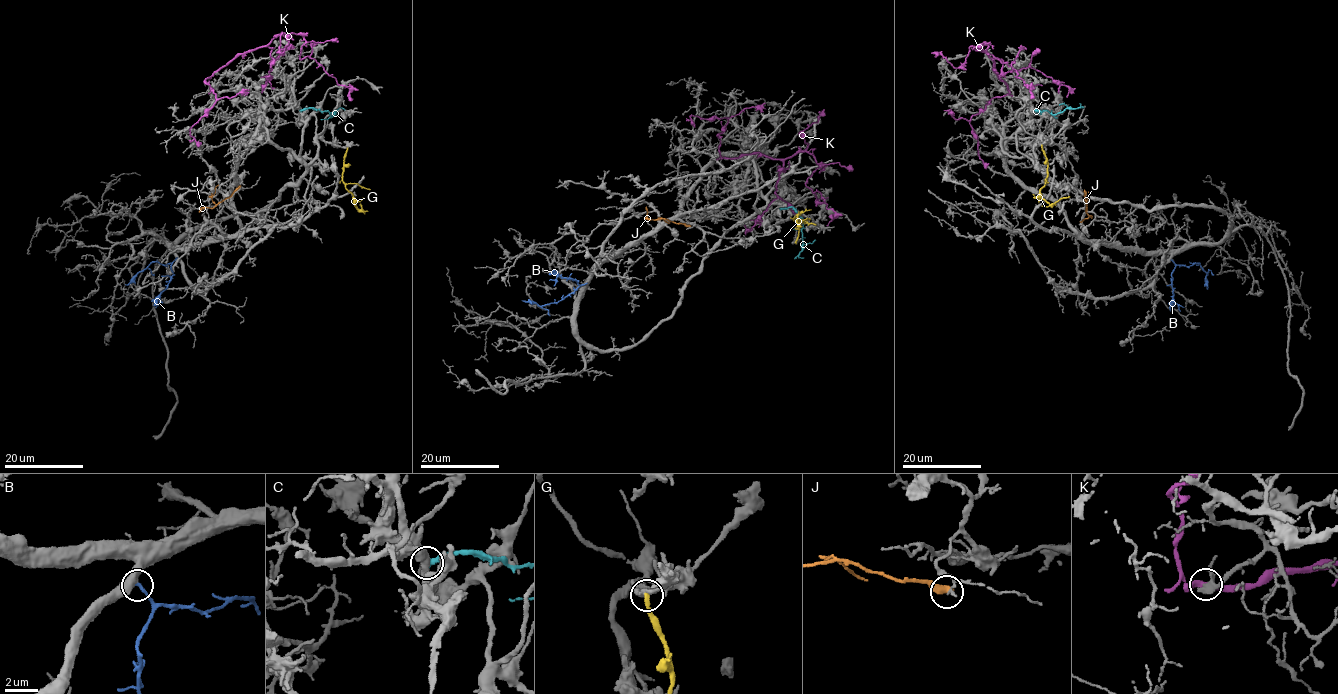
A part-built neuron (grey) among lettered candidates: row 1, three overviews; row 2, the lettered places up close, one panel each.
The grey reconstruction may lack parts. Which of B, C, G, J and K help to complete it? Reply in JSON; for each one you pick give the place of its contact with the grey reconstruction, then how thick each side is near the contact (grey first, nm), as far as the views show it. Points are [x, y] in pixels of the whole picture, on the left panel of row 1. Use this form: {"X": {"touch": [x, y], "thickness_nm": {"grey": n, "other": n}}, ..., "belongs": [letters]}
{"B": {"touch": [176, 258], "thickness_nm": {"grey": 480, "other": 180}}, "belongs": ["B"]}

